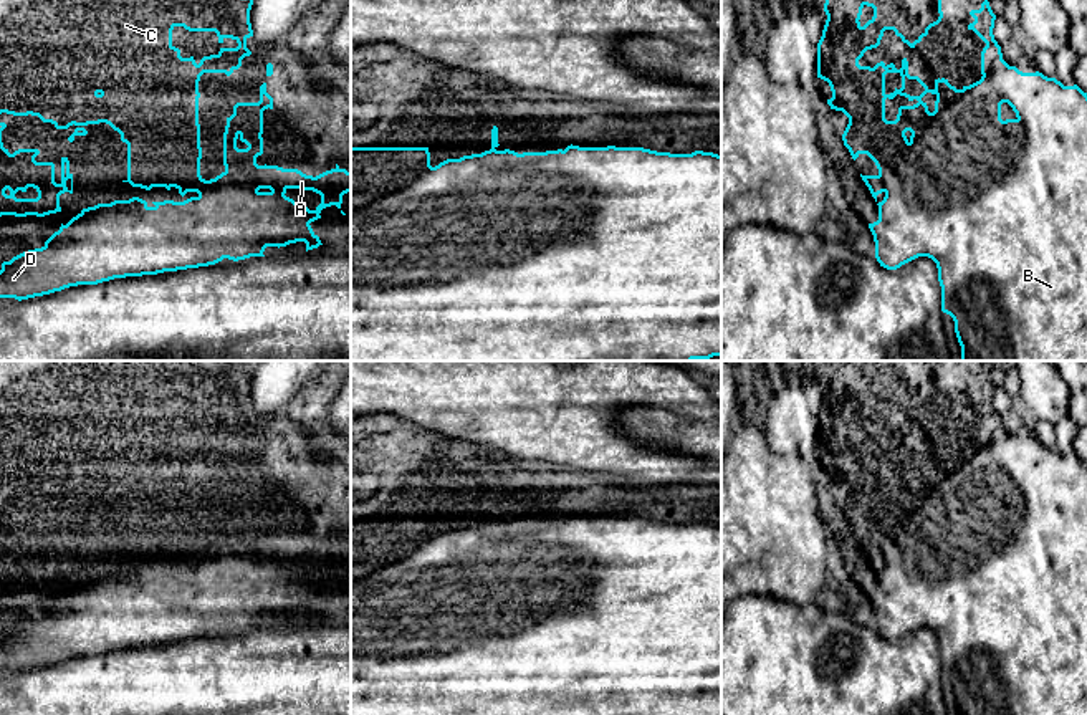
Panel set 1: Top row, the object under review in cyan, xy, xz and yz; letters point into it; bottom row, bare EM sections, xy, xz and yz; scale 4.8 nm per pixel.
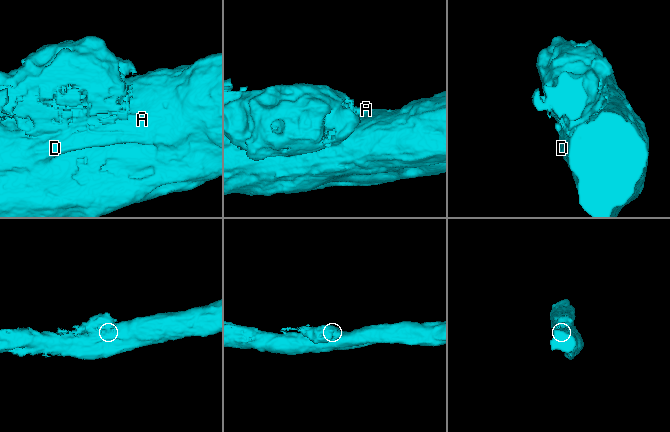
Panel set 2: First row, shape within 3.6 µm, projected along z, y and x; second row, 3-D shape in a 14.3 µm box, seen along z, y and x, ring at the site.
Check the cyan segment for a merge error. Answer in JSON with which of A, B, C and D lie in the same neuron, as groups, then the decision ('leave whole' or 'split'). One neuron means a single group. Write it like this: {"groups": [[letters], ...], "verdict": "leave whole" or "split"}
{"groups": [["A", "C"], ["B", "D"]], "verdict": "split"}

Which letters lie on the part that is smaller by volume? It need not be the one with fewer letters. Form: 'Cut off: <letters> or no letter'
Cut off: A, C

